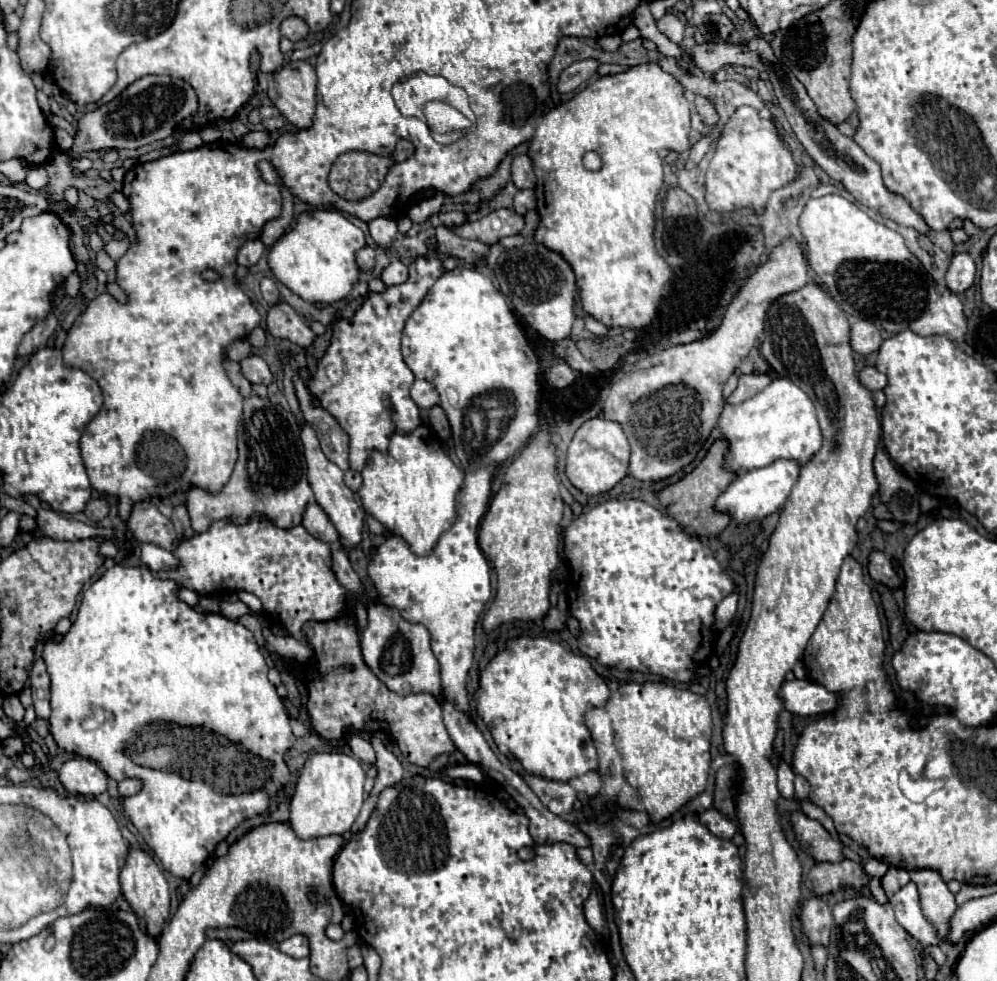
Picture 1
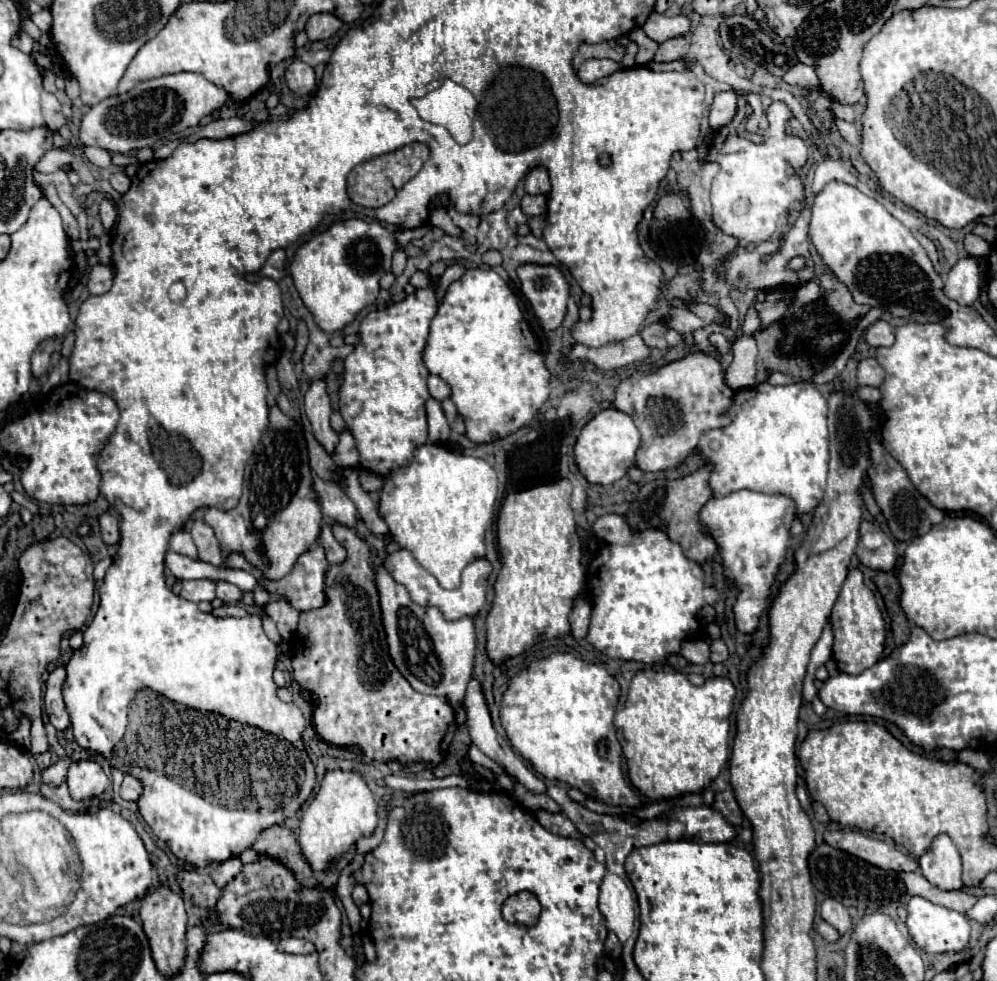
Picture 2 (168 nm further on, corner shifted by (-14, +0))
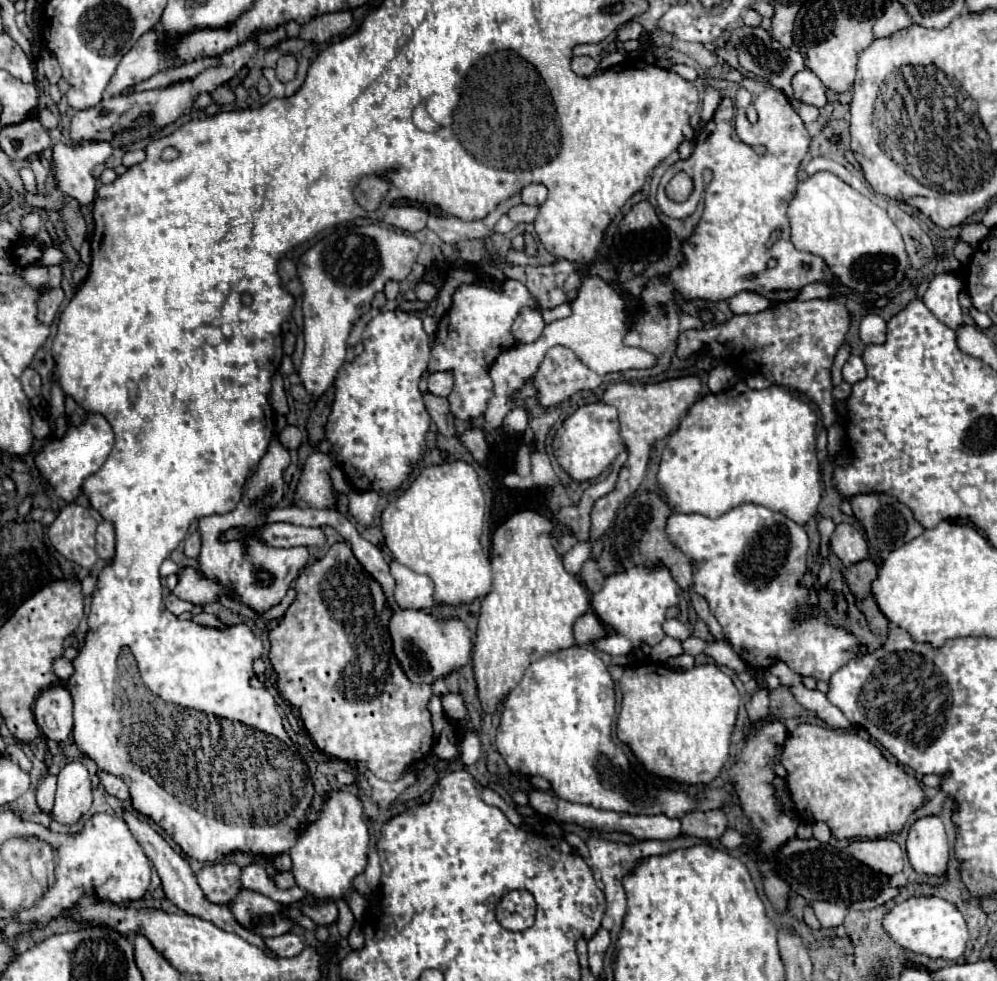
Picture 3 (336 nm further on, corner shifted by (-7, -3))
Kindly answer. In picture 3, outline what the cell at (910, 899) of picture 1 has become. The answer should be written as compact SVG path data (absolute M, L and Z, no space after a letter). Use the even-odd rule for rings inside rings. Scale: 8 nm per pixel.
M919 896L909 898L901 904L897 904L883 920L883 928L889 934L893 942L897 942L901 948L911 950L915 954L925 954L931 958L945 958L945 960L957 960L965 952L965 944L969 940L965 920L961 912L935 896Z

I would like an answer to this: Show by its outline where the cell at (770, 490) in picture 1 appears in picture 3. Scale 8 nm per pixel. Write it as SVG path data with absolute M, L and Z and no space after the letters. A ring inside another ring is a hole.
M745 502L715 520L701 514L671 514L667 520L667 534L671 542L693 560L695 592L709 602L709 608L721 624L725 638L747 666L767 668L775 660L783 660L793 672L801 676L811 676L815 680L829 682L831 674L849 662L849 646L861 644L853 634L829 626L817 610L817 594L799 586L799 580L805 574L805 556L809 540L803 526L795 524L787 516L767 510L765 506ZM809 604L815 604L813 616L803 618ZM795 612L799 612L801 616L799 622L793 618Z

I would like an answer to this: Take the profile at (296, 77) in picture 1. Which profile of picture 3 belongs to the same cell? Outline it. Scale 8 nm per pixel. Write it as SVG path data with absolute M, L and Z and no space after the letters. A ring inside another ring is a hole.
M281 56L279 62L277 62L277 78L281 82L287 82L287 80L293 80L297 74L297 62L293 56Z

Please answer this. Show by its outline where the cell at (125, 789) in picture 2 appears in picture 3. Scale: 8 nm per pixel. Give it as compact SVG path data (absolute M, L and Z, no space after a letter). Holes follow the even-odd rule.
M101 772L101 782L103 782L107 794L111 794L111 796L115 796L119 800L127 800L129 798L129 788L121 778L117 778L113 774L107 774L107 772Z

